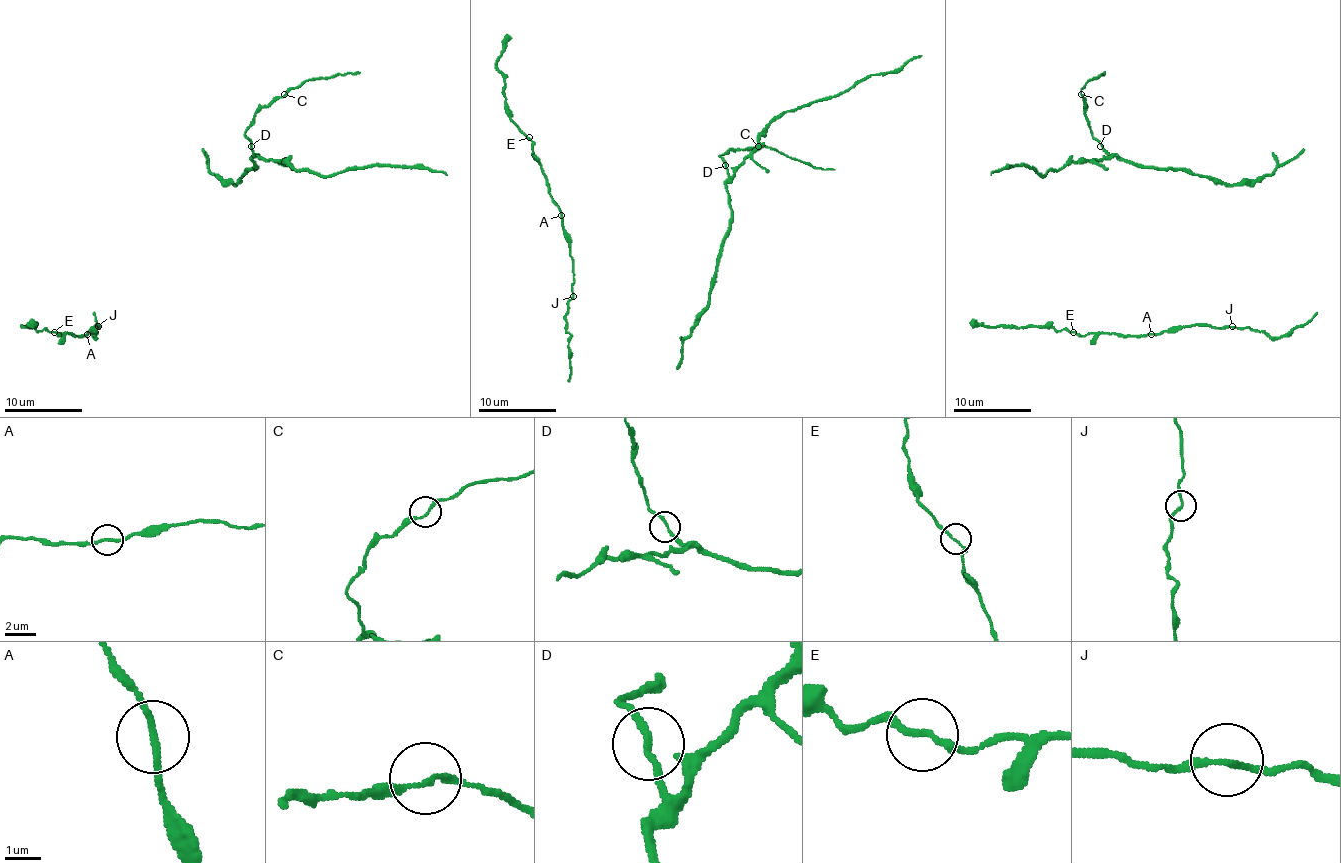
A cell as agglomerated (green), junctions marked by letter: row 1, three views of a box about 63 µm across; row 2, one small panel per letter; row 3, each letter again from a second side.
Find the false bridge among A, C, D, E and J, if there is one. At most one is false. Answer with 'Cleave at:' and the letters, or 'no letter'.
Cleave at: no letter

